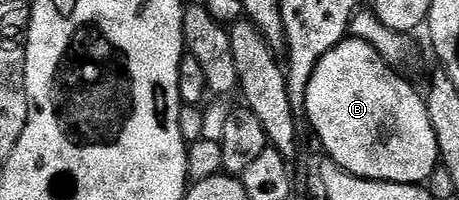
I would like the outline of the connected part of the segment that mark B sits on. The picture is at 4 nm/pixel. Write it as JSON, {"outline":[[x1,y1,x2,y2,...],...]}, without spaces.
{"outline":[[346,37,339,45,332,47,324,57,315,65,315,73,309,82,307,97,305,98,305,113,309,117,309,126,312,134,317,134,319,142,325,146,324,154,338,163,343,169,350,171,352,175,358,175,364,179,386,179,389,183,419,183,424,184,432,177,439,167,437,142,435,141,435,129,431,129,431,117,427,117,427,105,422,92,417,92,405,79,396,75,394,68,379,54,367,41]]}

